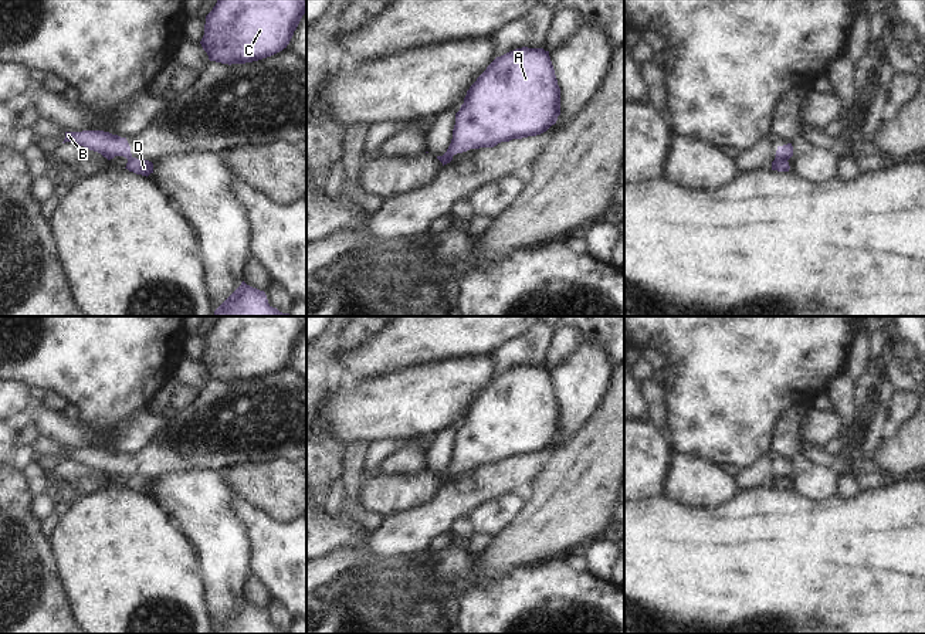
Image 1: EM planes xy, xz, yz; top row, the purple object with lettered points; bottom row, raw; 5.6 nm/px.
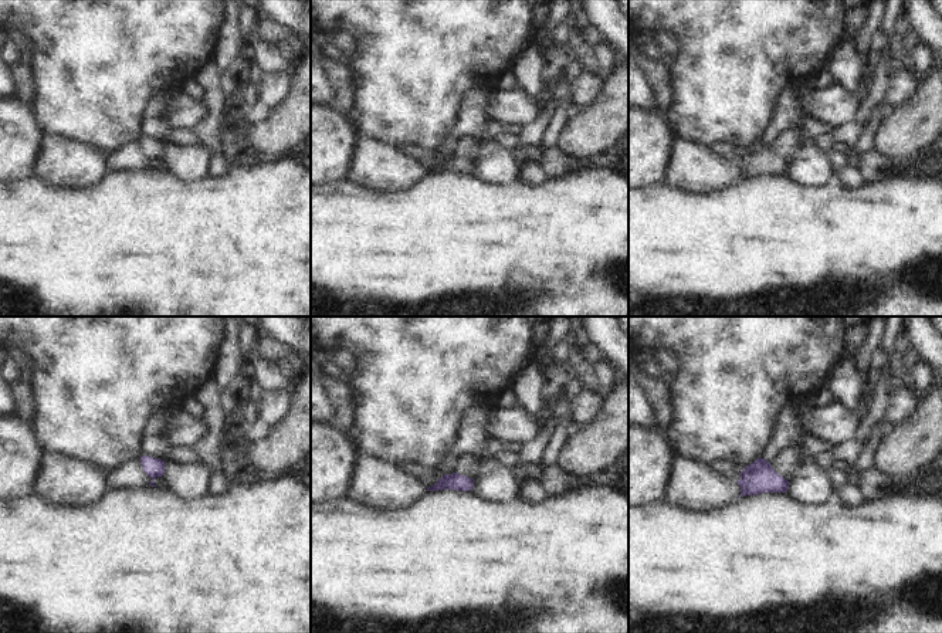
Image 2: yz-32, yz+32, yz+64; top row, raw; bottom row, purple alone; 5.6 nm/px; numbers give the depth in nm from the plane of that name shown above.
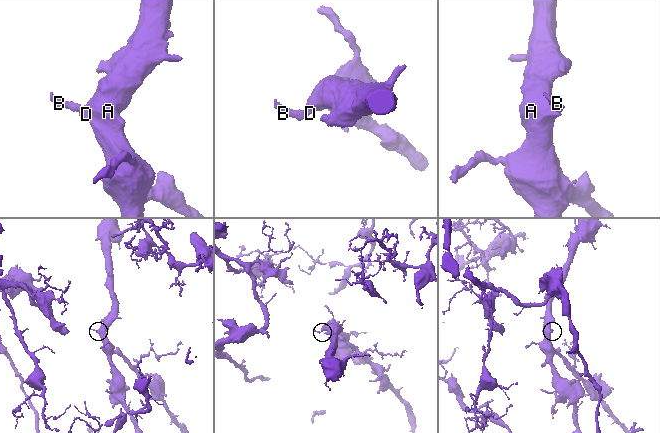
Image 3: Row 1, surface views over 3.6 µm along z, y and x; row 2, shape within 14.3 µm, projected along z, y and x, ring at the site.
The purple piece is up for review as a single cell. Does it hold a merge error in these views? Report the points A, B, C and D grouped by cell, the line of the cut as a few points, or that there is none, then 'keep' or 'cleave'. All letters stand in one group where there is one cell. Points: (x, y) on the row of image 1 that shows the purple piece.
A C D / B; cut in yz along (776, 156), (786, 160); cleave

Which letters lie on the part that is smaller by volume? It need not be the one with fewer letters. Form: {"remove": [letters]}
{"remove": ["B"]}

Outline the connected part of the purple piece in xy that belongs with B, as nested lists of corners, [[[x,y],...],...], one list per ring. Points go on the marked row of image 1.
[[[104,130],[65,132],[65,139],[62,143],[65,142],[77,143],[89,150],[98,152],[108,160],[115,156],[123,156],[128,160],[132,157],[131,146],[126,138]]]

